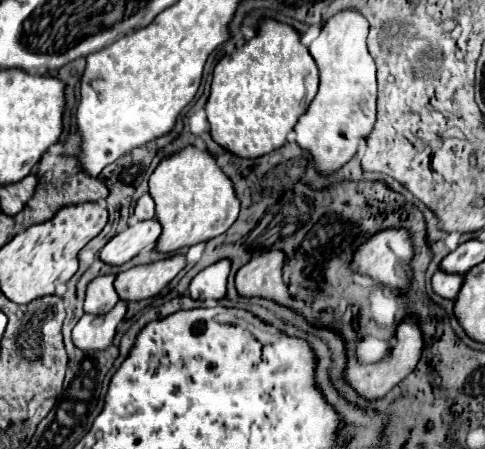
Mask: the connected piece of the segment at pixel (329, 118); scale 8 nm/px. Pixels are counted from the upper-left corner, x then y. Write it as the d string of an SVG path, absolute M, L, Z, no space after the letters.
M348 8L334 14L310 44L310 54L320 70L320 88L304 116L300 116L294 138L302 150L314 156L322 172L332 172L346 164L376 120L376 64L366 48L366 36L368 20L356 8Z

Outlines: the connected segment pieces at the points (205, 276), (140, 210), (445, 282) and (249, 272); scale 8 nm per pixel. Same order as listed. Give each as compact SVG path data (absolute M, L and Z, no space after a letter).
M228 258L208 266L190 282L188 294L192 298L214 298L214 300L222 298L226 294L230 270L232 270L232 260Z
M144 194L140 196L138 204L136 204L136 210L134 210L136 218L138 220L146 220L146 218L154 218L156 216L156 208L154 208L154 200L150 194Z
M436 272L432 276L432 290L444 298L456 298L460 292L460 284L464 282L464 274L454 276L448 272Z
M268 250L252 258L236 274L236 288L240 296L262 296L272 298L280 304L294 304L294 296L288 290L288 280L284 280L284 266L288 256L284 250Z

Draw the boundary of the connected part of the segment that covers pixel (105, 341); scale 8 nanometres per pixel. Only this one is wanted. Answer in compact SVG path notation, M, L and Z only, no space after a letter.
M120 300L112 312L104 316L88 316L84 314L80 322L72 330L72 340L82 350L104 350L112 344L118 322L126 316L128 302Z

